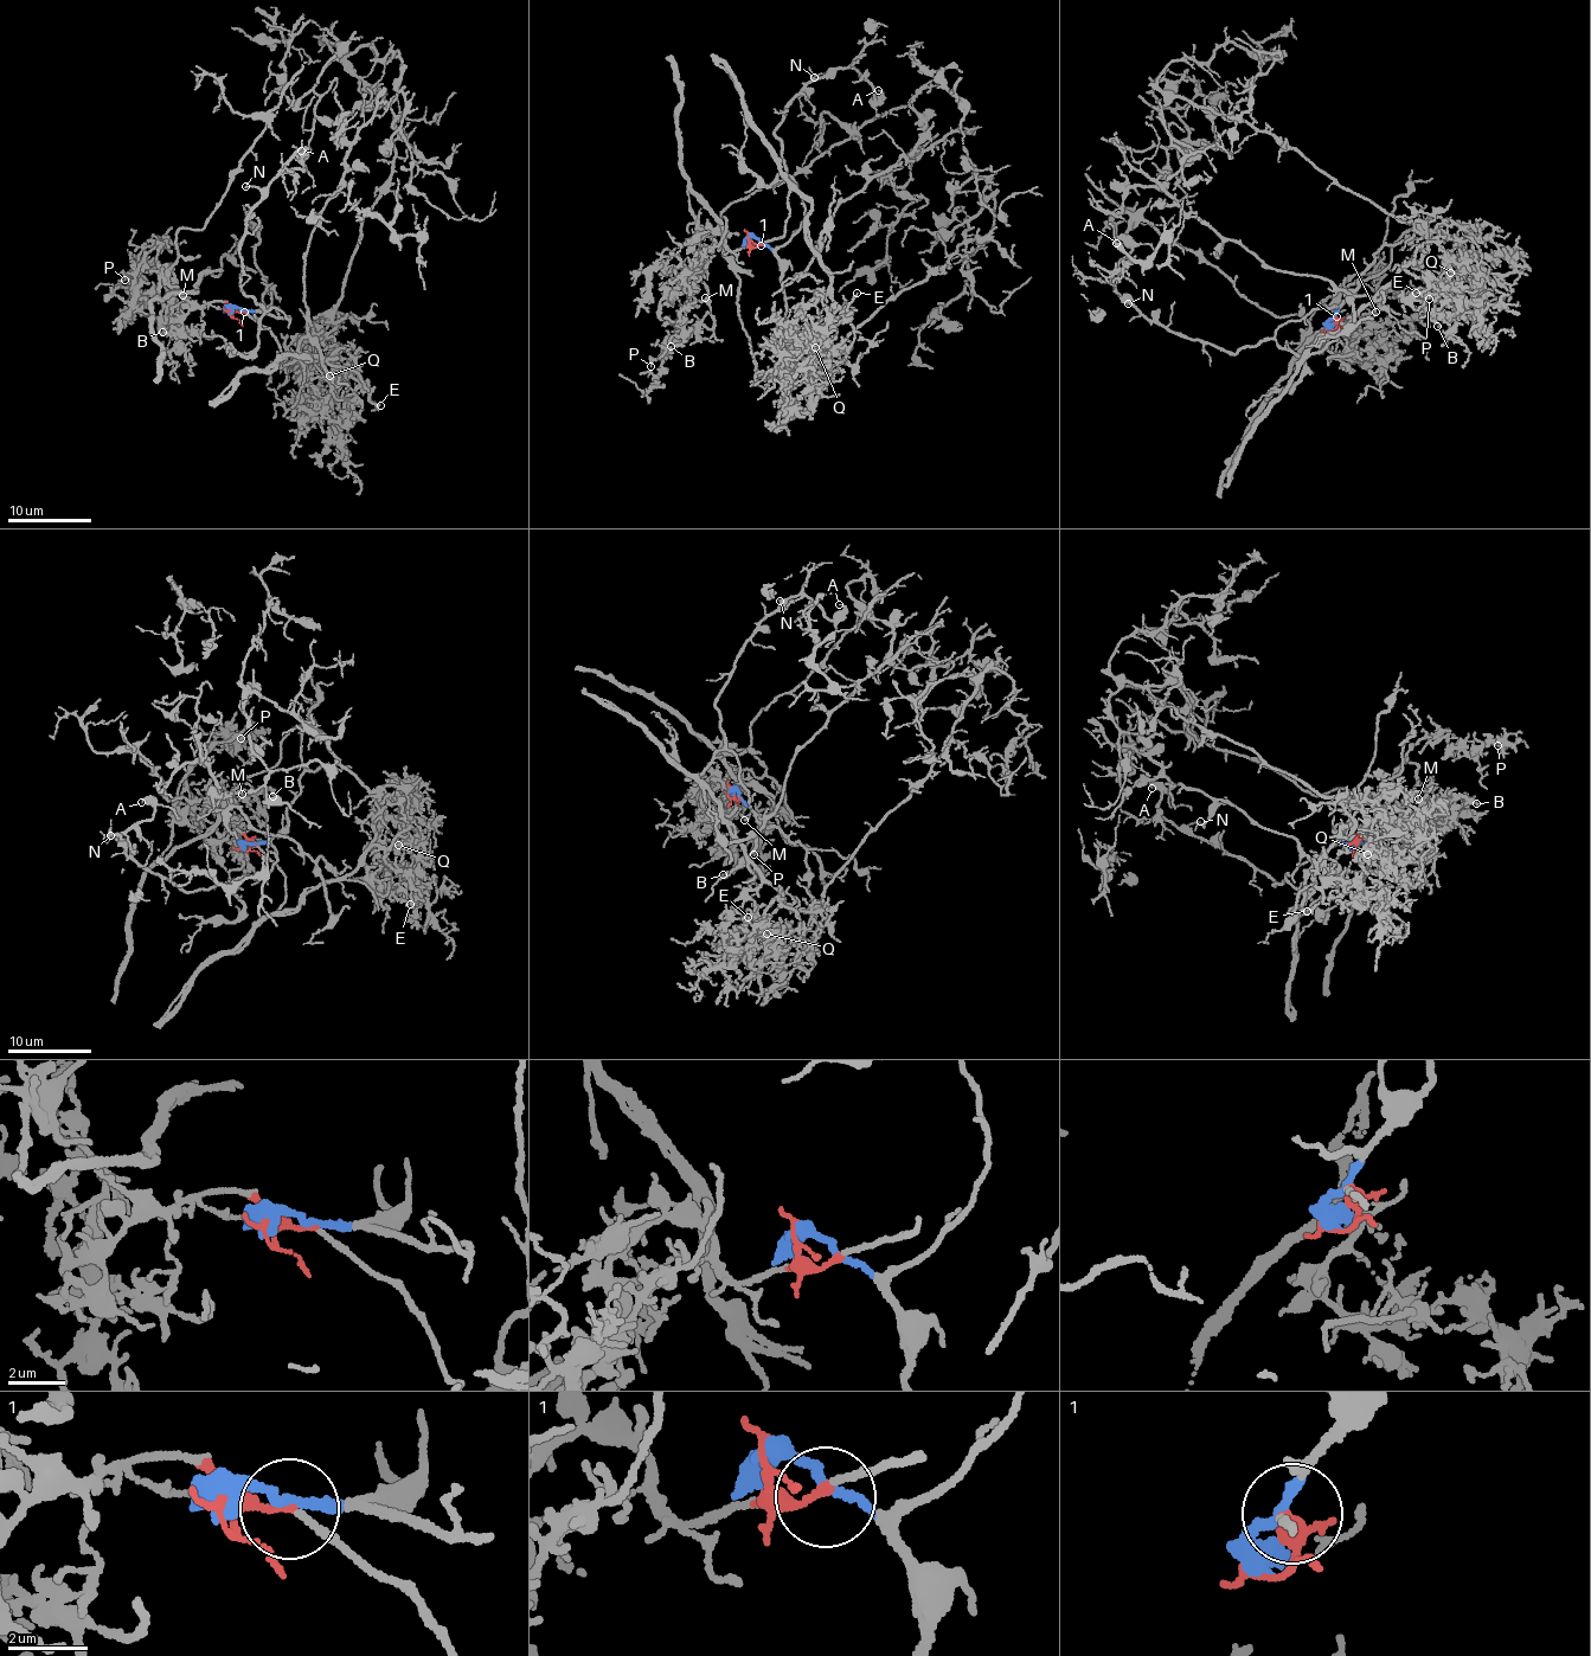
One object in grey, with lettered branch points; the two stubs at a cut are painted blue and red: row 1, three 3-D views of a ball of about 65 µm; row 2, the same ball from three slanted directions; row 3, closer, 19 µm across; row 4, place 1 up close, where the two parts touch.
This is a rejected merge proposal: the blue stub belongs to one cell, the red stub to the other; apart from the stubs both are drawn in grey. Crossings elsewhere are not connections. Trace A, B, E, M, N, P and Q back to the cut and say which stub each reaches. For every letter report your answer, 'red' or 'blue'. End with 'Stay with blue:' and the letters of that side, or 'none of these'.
A: blue
B: red
E: red
M: red
N: blue
P: red
Q: red
Stay with blue: A, N

